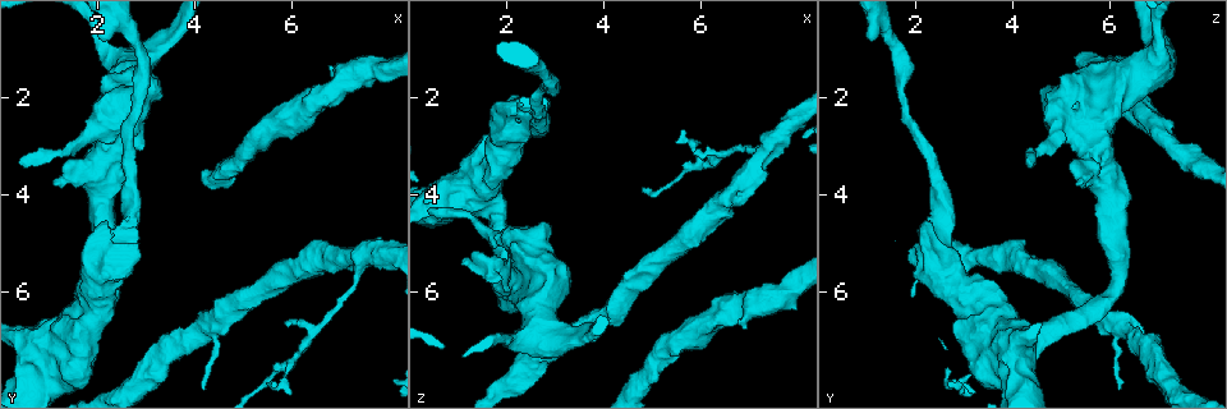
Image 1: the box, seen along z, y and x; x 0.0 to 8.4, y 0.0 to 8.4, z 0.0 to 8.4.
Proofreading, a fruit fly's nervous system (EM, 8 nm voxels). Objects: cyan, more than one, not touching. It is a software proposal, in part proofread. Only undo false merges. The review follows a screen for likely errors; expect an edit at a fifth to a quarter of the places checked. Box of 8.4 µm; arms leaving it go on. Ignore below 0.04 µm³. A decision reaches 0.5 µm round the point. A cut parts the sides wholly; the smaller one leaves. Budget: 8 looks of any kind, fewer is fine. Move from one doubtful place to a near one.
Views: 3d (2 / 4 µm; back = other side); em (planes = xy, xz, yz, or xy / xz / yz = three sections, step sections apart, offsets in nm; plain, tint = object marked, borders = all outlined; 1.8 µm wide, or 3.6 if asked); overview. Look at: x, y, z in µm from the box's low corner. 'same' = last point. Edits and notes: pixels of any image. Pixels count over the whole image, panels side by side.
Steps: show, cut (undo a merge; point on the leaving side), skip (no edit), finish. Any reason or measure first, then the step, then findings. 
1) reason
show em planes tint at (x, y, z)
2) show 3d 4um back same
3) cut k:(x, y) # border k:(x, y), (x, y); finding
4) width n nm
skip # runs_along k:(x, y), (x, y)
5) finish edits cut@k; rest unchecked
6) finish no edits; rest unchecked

abrupt turn
show 3d 4um at (2.25, 2.80, 5.10)

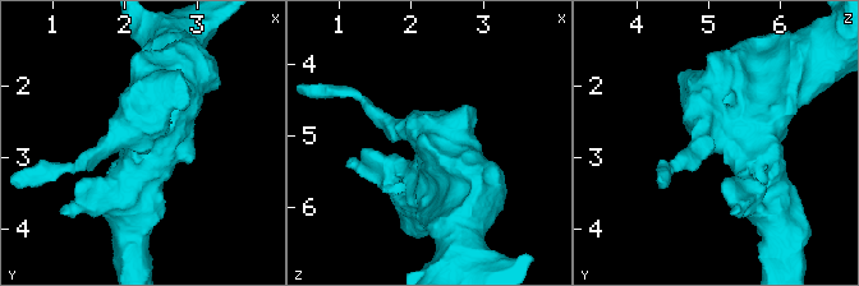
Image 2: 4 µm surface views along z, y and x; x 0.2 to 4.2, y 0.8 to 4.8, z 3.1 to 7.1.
shape alone is not enough
show em 3.6um planes tint at (2.20, 2.75, 5.10)

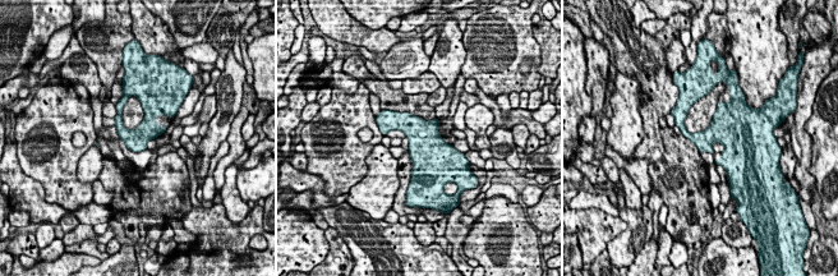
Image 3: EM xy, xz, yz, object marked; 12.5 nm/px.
skip # continuous, no second cell

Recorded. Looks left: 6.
sharp bend
show 3d 4um at (7.40, 5.35, 3.05)

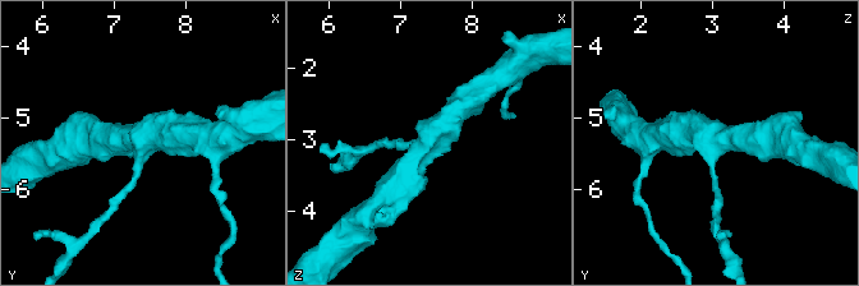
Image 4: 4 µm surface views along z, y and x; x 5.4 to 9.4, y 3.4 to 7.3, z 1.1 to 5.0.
arms 3
show em xz step 8 tint at (7.35, 5.40, 3.00)

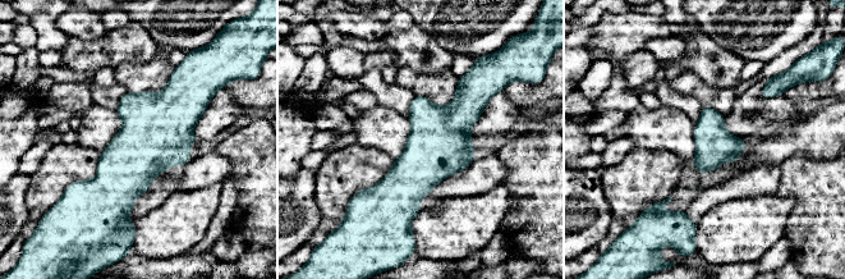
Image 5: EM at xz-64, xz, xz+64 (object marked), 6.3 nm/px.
show em planes tint same

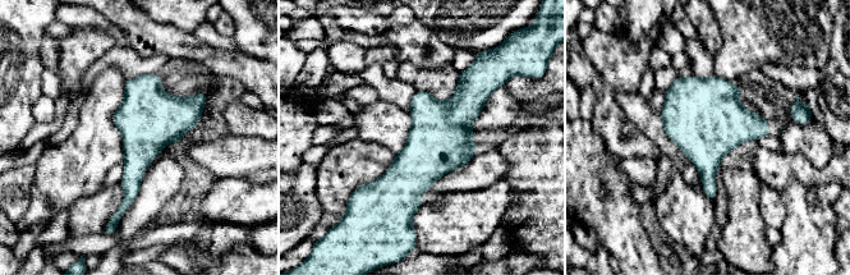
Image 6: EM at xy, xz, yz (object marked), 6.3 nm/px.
skip # continuous, no second cell

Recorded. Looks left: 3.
show 3d 4um at (0.90, 7.05, 4.20)

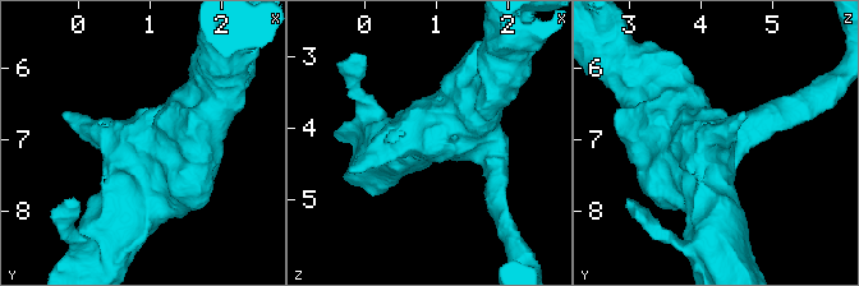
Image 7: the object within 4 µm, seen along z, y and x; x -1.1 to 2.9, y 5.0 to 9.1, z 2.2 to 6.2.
need the tissue
show em xz step 8 tint at (0.90, 7.10, 4.25)

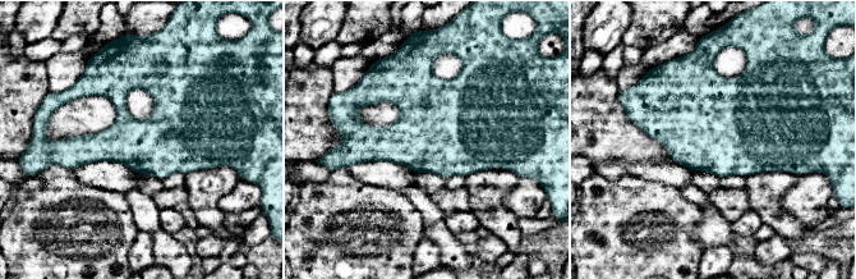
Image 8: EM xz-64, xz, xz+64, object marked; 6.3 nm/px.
show em planes tint same

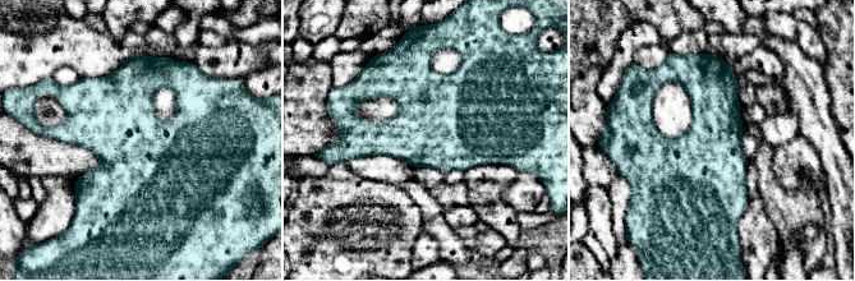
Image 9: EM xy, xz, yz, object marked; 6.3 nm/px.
width 480 nm
skip # continuous, no second cell

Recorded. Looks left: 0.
finish no edits; rest unchecked

